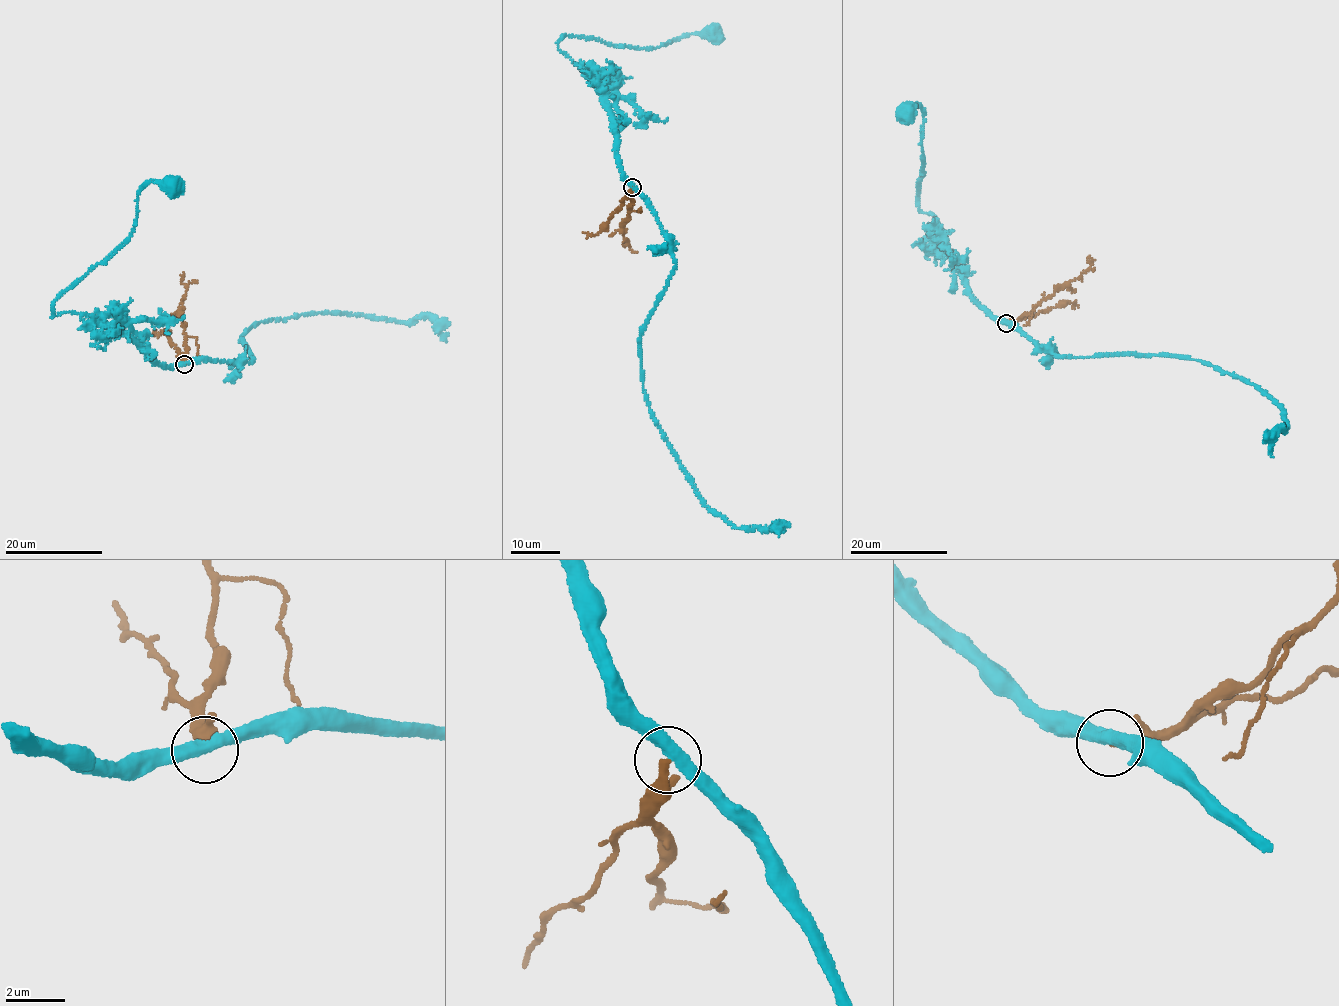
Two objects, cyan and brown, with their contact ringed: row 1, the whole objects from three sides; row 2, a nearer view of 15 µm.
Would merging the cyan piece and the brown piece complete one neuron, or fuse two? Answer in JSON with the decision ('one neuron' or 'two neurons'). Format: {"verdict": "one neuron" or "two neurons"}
{"verdict": "two neurons"}

